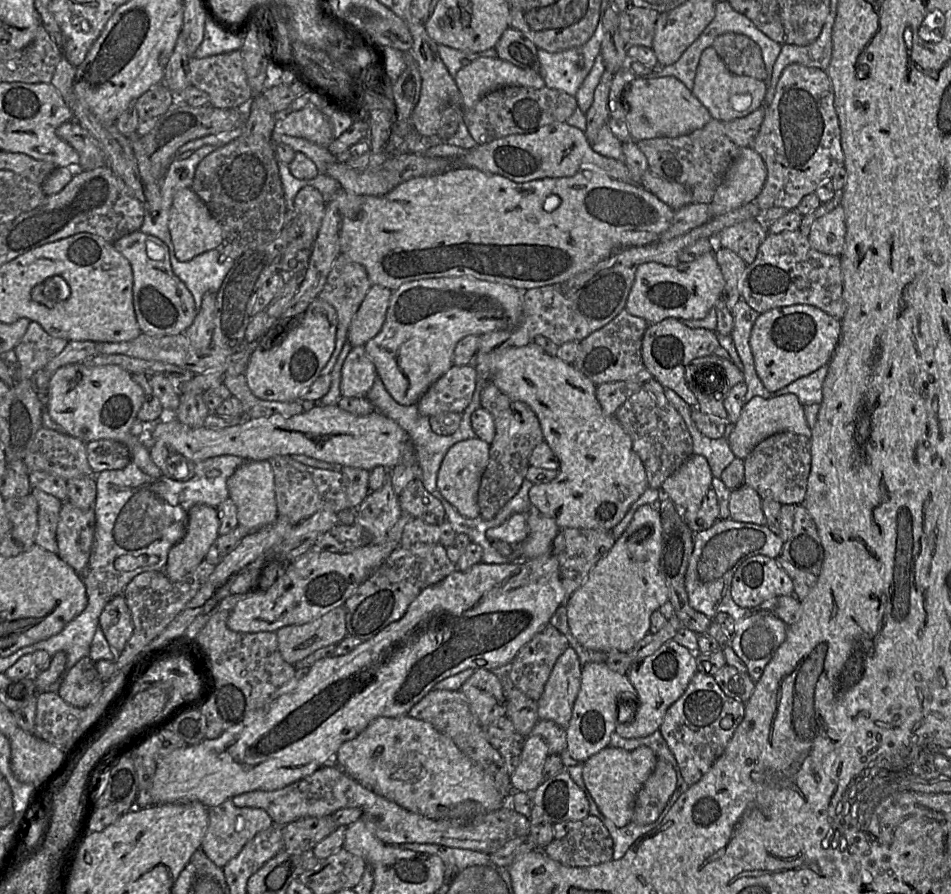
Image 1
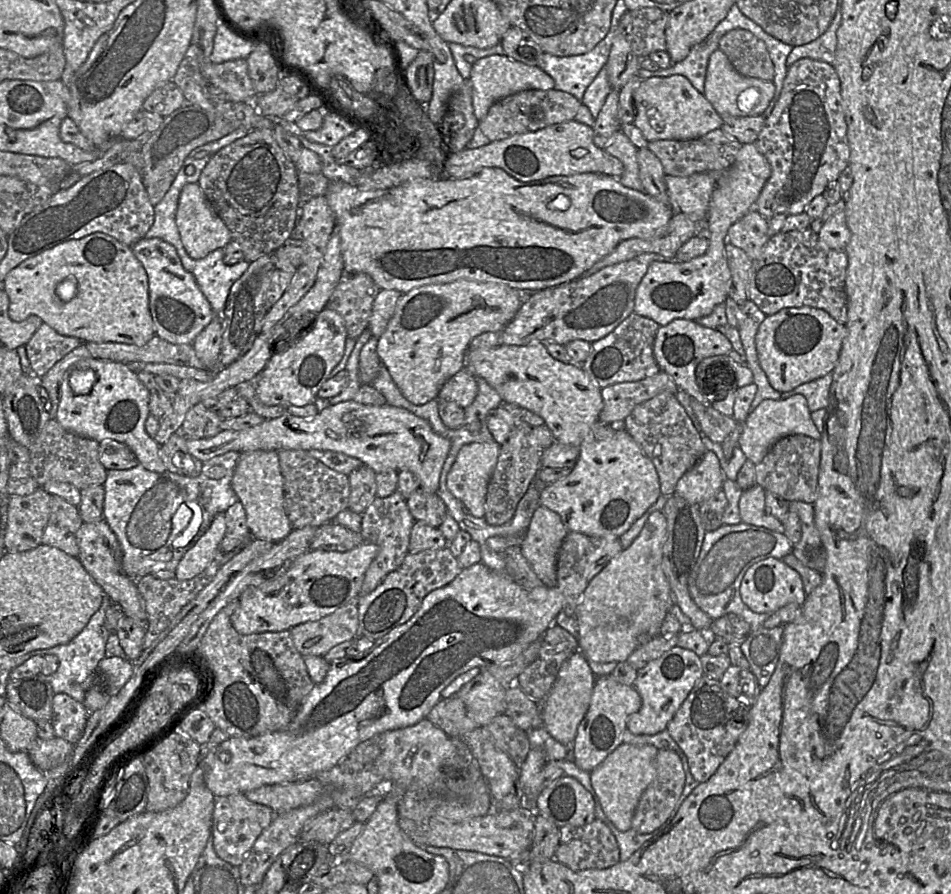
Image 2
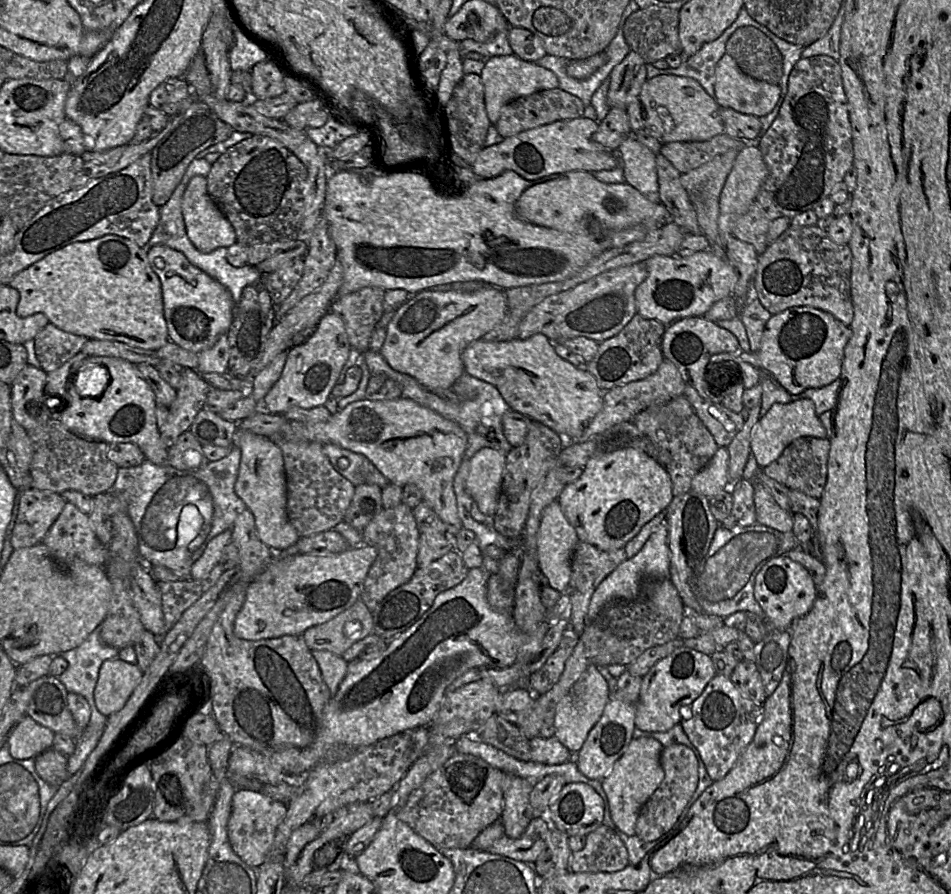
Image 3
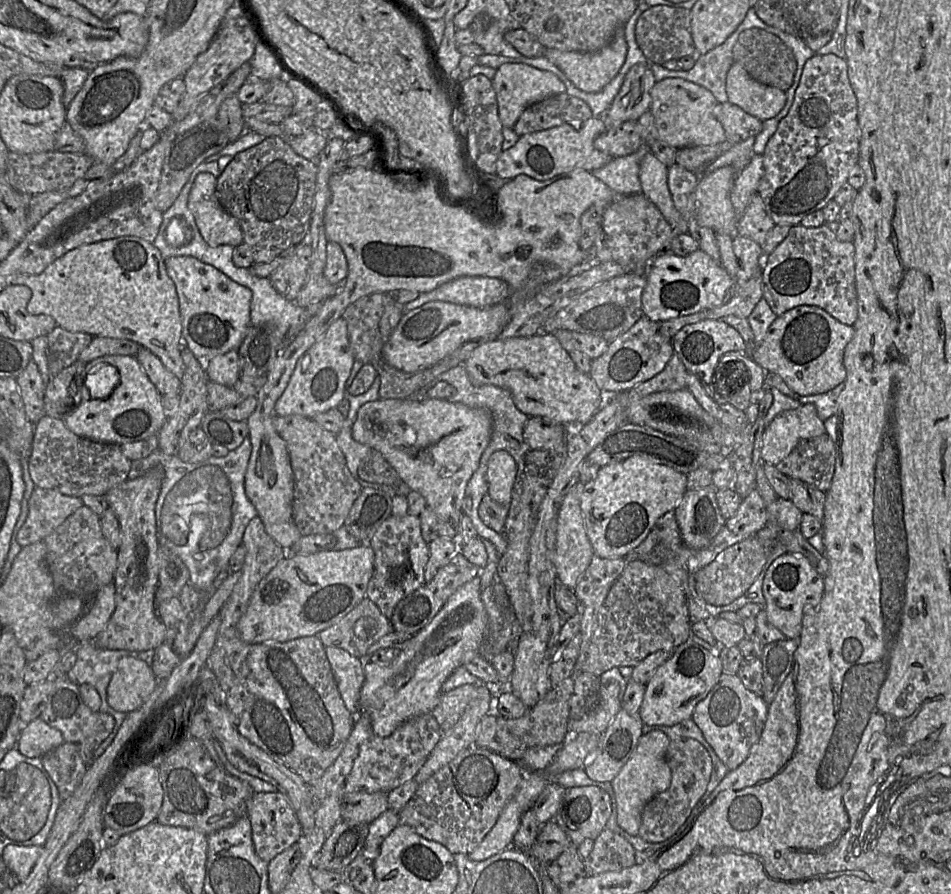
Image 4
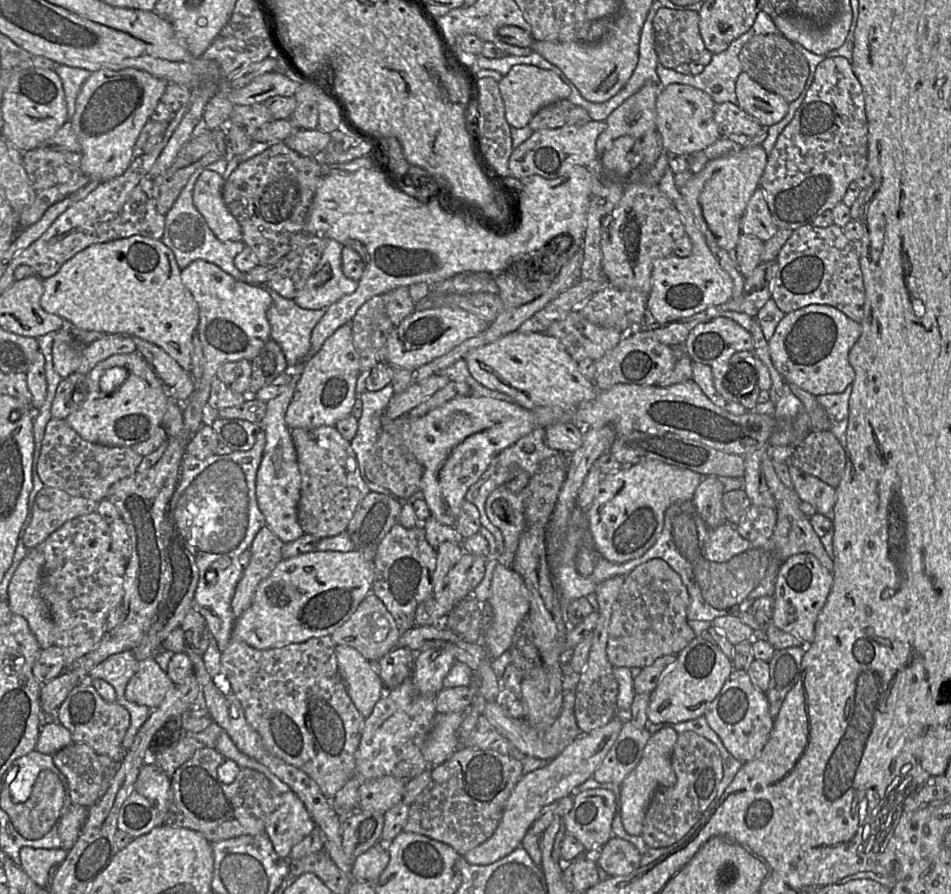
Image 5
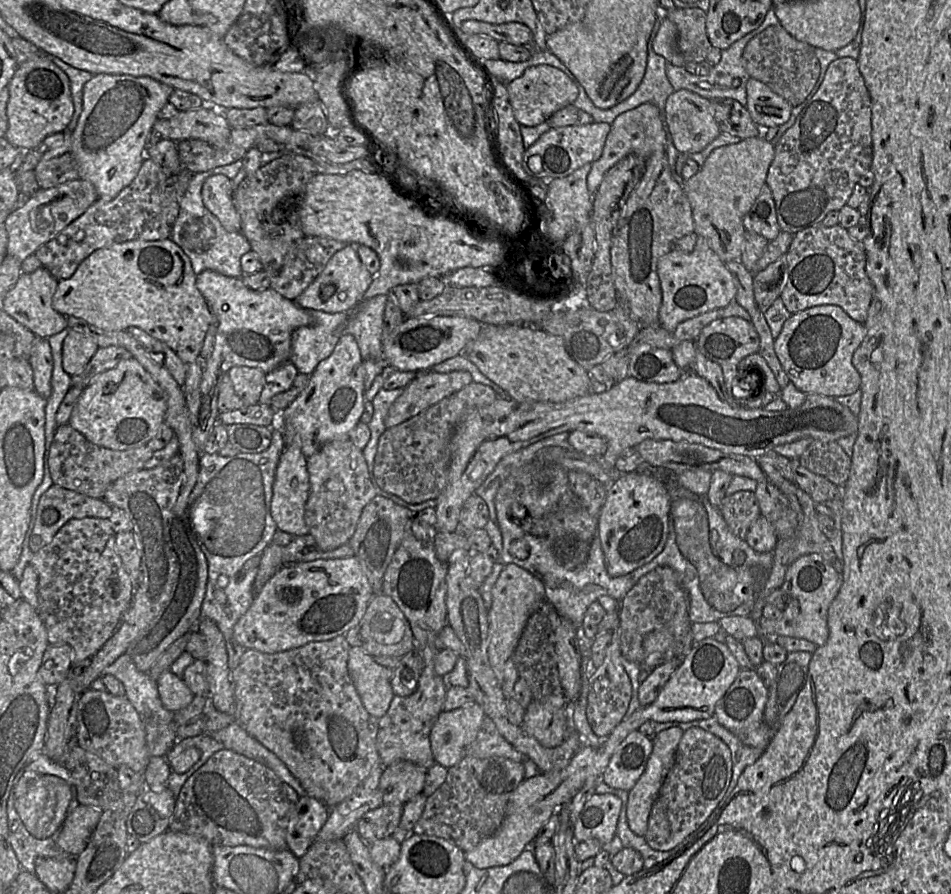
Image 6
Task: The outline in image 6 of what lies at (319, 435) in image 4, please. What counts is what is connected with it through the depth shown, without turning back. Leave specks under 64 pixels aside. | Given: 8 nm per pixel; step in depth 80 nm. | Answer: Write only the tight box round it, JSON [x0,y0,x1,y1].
[305,439,377,551]

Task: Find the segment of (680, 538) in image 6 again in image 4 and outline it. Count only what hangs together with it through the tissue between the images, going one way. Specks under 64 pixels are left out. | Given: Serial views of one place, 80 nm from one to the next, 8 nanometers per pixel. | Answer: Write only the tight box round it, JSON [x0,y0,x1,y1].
[624,511,787,624]

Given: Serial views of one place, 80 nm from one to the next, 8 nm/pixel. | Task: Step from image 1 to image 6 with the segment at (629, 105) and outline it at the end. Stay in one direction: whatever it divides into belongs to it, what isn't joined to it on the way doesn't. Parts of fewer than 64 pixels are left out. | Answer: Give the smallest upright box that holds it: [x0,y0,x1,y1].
[663,89,721,154]

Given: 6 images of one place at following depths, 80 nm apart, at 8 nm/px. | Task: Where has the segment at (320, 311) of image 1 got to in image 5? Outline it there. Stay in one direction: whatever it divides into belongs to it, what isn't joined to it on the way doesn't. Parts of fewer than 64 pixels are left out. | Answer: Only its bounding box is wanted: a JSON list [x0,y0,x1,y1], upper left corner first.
[284,324,359,429]

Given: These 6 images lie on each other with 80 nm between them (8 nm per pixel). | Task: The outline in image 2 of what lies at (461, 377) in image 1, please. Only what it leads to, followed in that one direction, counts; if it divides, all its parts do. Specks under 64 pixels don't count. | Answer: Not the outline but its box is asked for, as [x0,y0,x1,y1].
[437,366,477,408]

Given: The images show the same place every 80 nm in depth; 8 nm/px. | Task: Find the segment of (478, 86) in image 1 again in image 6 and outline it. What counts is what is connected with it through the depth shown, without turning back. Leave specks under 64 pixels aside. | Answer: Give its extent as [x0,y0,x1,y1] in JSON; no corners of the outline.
[506,65,578,126]

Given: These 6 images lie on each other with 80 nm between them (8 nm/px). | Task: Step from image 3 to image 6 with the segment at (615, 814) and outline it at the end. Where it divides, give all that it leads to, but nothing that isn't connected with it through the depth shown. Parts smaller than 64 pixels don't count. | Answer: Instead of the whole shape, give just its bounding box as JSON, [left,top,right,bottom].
[626,727,684,836]

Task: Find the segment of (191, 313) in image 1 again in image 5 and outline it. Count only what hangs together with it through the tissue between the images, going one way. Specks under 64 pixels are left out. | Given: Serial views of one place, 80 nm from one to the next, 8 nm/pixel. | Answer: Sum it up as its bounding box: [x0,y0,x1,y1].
[181,260,272,430]

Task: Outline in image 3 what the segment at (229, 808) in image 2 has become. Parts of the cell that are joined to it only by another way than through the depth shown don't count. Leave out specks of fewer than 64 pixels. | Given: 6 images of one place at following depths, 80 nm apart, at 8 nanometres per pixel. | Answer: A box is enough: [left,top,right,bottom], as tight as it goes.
[227,789,288,866]

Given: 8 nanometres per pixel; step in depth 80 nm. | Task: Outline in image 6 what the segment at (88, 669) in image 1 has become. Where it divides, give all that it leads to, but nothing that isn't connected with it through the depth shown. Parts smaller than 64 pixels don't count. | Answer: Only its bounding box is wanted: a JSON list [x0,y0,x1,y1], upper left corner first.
[156,671,195,712]

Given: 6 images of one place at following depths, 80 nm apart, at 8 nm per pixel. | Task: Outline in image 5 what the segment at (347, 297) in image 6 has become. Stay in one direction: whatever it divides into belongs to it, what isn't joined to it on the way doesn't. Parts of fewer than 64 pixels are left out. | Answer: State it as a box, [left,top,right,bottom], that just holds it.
[294,239,358,309]

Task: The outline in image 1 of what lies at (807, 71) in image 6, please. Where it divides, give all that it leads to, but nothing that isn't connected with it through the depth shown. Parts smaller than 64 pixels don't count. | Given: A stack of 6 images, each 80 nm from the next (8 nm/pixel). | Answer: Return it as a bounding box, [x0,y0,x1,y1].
[712,34,767,80]

